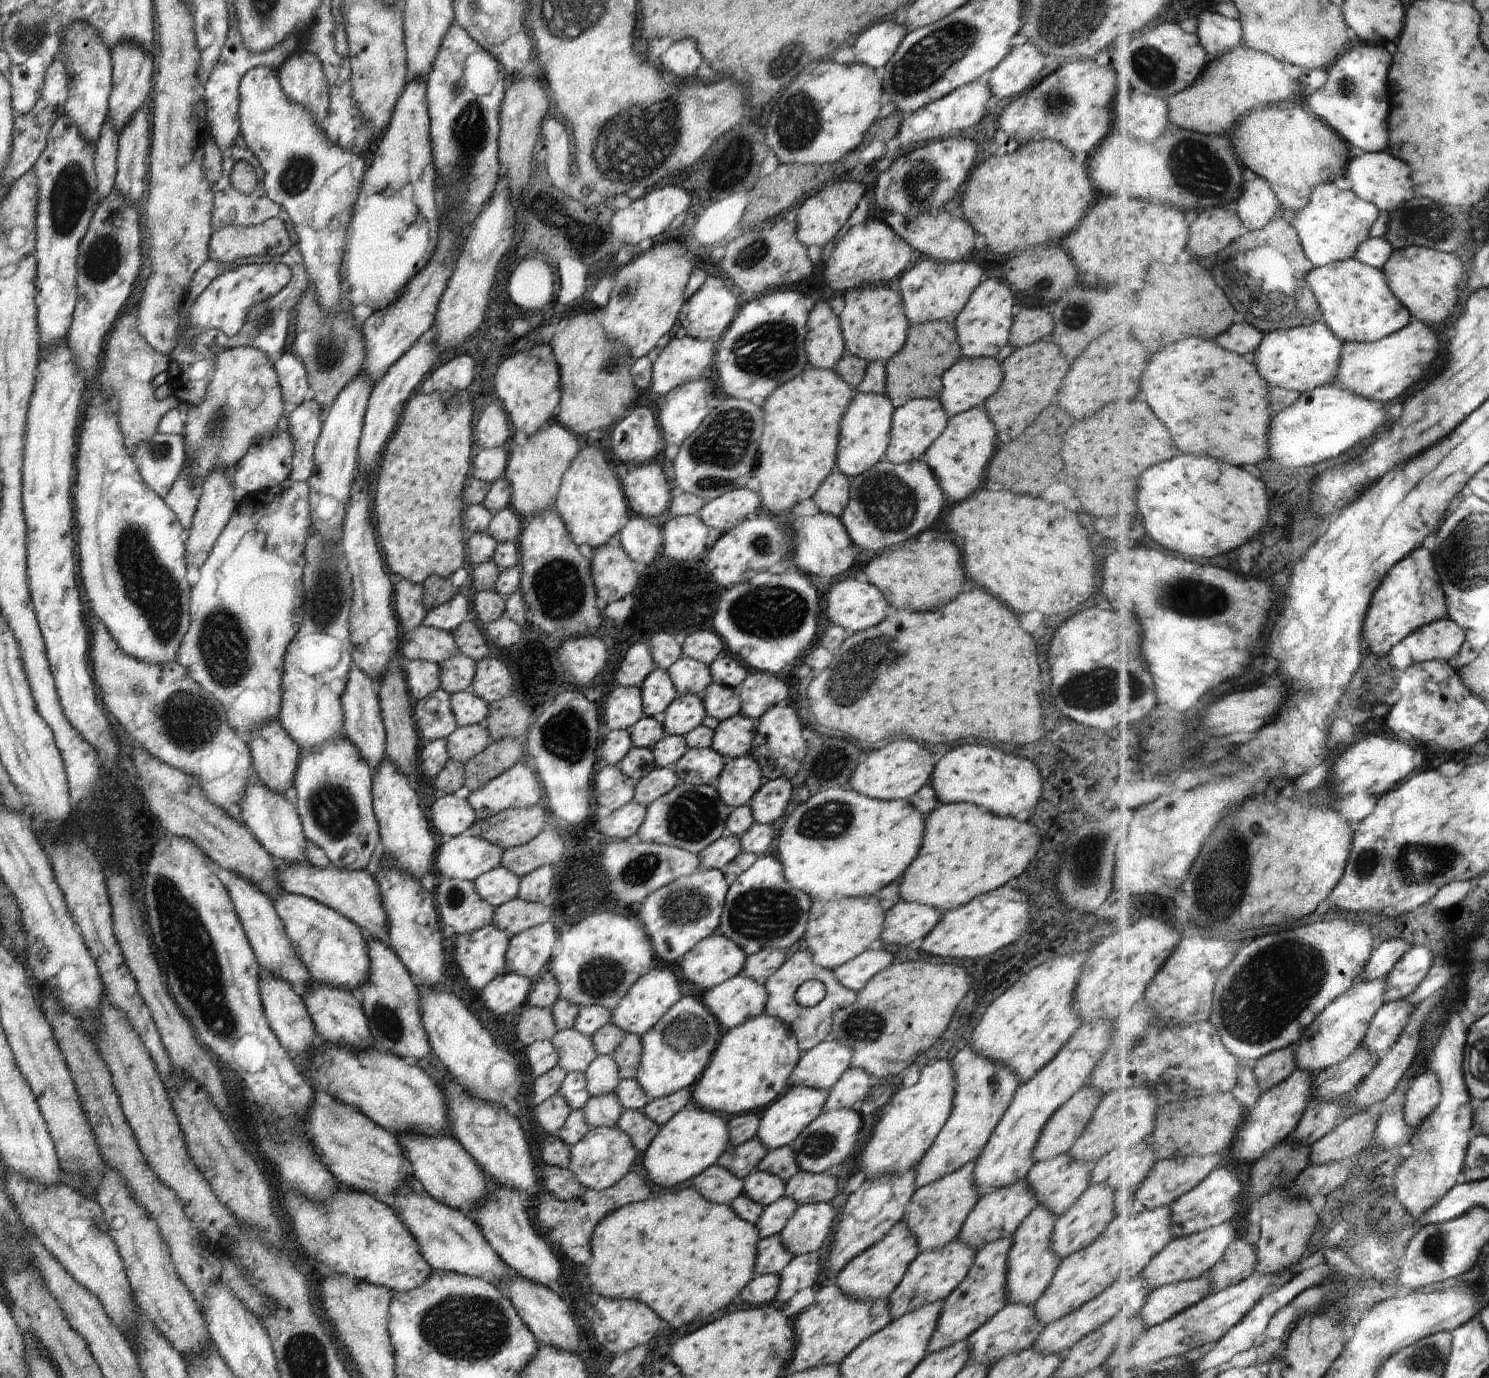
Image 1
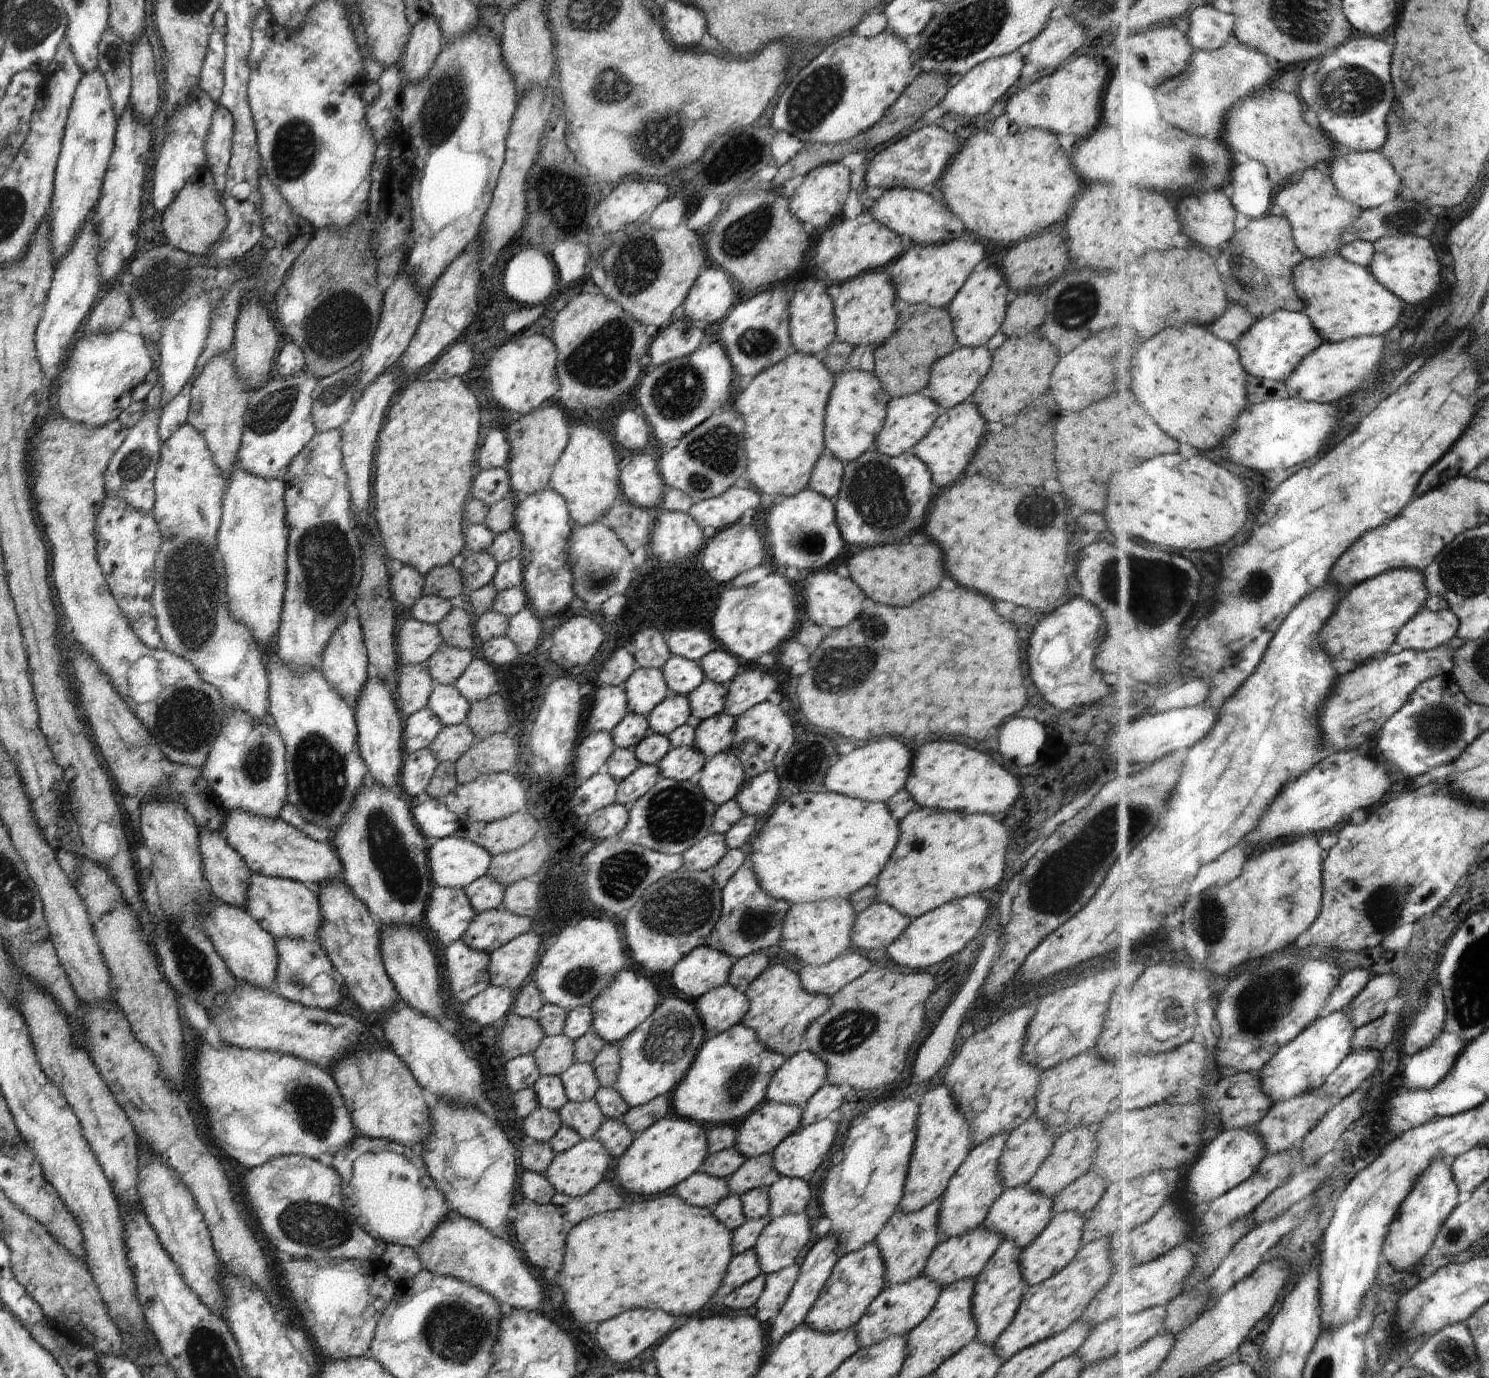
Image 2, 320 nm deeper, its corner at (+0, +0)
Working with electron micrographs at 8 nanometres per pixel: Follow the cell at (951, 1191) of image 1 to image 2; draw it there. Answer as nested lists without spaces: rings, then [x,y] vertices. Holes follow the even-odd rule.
[[[941,1198],[933,1200],[928,1206],[913,1213],[902,1212],[899,1208],[881,1228],[873,1243],[879,1248],[884,1261],[884,1280],[888,1287],[901,1285],[919,1277],[928,1257],[940,1242],[937,1230]]]

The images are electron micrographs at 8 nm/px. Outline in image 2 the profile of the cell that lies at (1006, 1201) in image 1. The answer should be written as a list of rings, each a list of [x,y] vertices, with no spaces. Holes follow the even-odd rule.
[[[980,1225],[962,1236],[939,1242],[928,1257],[922,1274],[938,1282],[942,1288],[959,1280],[972,1279],[985,1270],[988,1260],[1001,1242],[1002,1237],[997,1232]]]

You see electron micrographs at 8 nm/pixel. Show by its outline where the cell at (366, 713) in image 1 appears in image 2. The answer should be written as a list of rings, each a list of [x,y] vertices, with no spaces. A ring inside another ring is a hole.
[[[355,611],[350,612],[350,615],[346,615],[344,622],[335,628],[331,638],[328,639],[327,646],[321,652],[320,658],[320,671],[324,678],[332,685],[332,688],[342,698],[350,696],[350,698],[355,698],[357,702],[367,676],[372,670],[367,659],[363,630]]]

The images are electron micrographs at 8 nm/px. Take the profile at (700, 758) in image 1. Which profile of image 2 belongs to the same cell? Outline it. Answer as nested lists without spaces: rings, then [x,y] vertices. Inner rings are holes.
[[[693,746],[670,749],[655,765],[662,778],[677,781],[694,780],[706,764],[707,756]]]

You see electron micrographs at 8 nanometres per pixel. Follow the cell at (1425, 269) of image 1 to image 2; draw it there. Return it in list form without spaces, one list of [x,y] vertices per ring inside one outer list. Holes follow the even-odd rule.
[[[1398,233],[1394,236],[1385,236],[1374,244],[1376,254],[1370,269],[1386,288],[1395,292],[1402,300],[1422,304],[1438,292],[1442,280],[1442,264],[1434,244],[1428,237],[1414,233]]]

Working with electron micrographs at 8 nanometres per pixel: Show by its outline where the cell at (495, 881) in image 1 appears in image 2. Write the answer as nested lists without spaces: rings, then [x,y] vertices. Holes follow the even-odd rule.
[[[486,874],[470,883],[464,889],[464,892],[470,901],[471,907],[477,913],[481,913],[501,907],[505,887]]]

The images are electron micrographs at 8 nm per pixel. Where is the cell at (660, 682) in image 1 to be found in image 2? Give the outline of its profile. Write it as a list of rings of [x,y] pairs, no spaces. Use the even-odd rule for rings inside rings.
[[[636,669],[620,687],[622,687],[626,693],[630,712],[645,716],[670,693],[664,680],[662,669]]]

